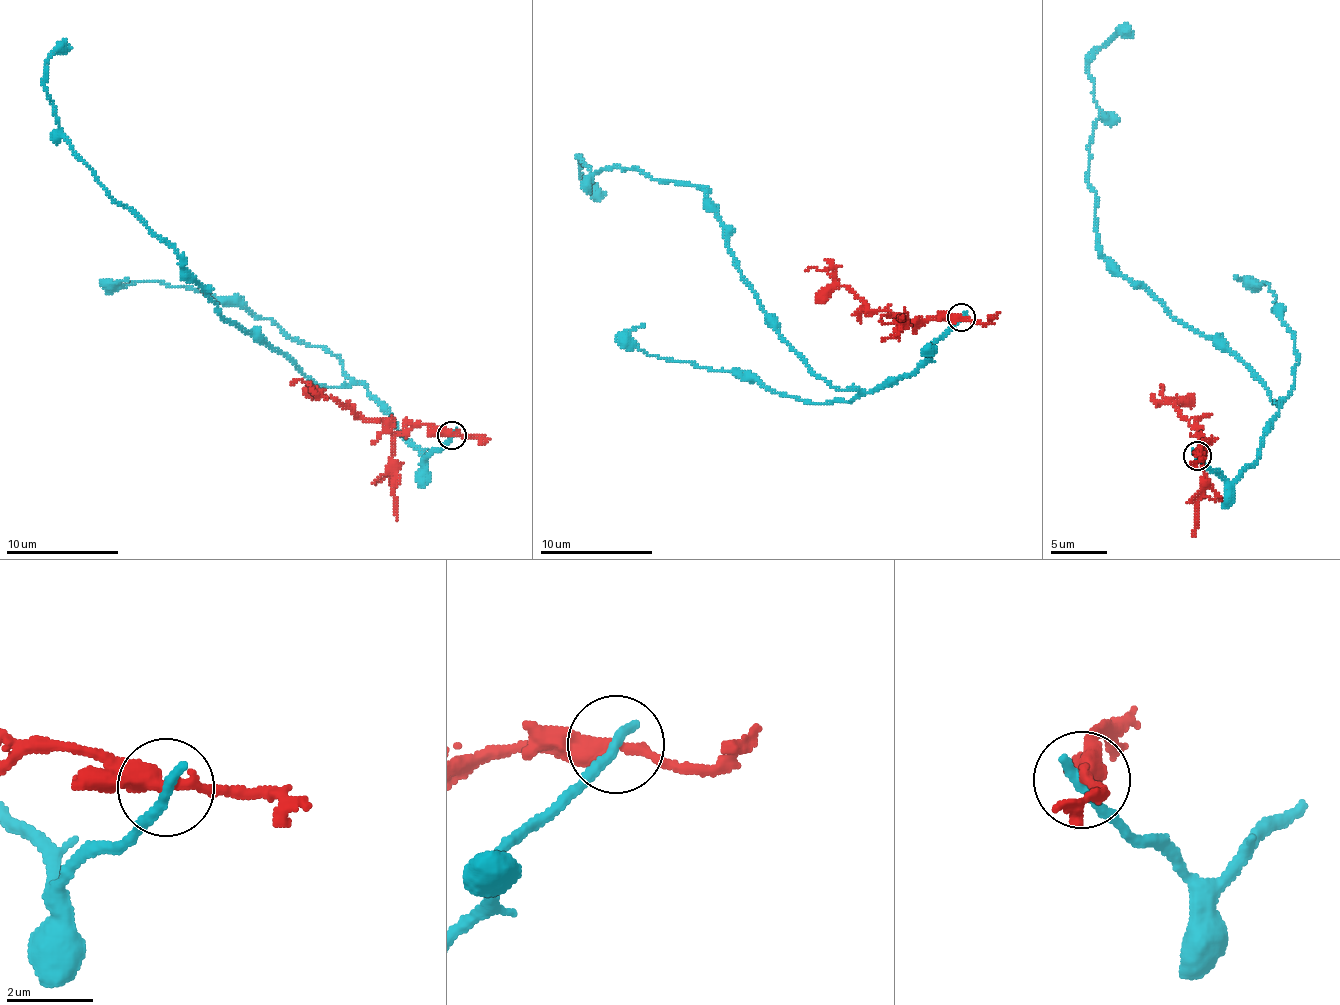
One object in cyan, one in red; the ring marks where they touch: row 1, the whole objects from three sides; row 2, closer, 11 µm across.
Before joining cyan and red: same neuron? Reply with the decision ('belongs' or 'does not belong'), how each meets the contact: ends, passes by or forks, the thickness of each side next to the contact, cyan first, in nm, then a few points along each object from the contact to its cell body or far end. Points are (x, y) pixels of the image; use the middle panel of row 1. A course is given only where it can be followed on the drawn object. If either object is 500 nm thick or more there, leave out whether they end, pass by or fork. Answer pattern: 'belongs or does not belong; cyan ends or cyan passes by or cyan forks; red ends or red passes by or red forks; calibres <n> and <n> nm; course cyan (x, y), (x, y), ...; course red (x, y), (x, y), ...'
does not belong; cyan ends; red passes by; calibres 300 and 360 nm; course cyan (960, 318), (912, 374), (830, 387), (741, 273), (707, 192), (578, 157), (599, 201); course red (960, 318), (901, 320), (891, 311), (871, 310), (828, 271), (814, 267), (805, 270)

